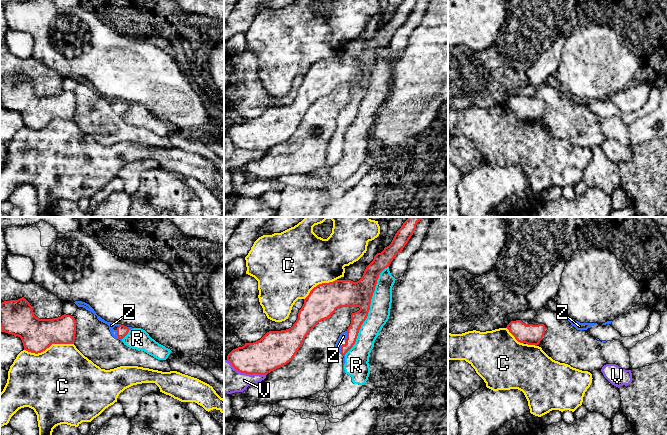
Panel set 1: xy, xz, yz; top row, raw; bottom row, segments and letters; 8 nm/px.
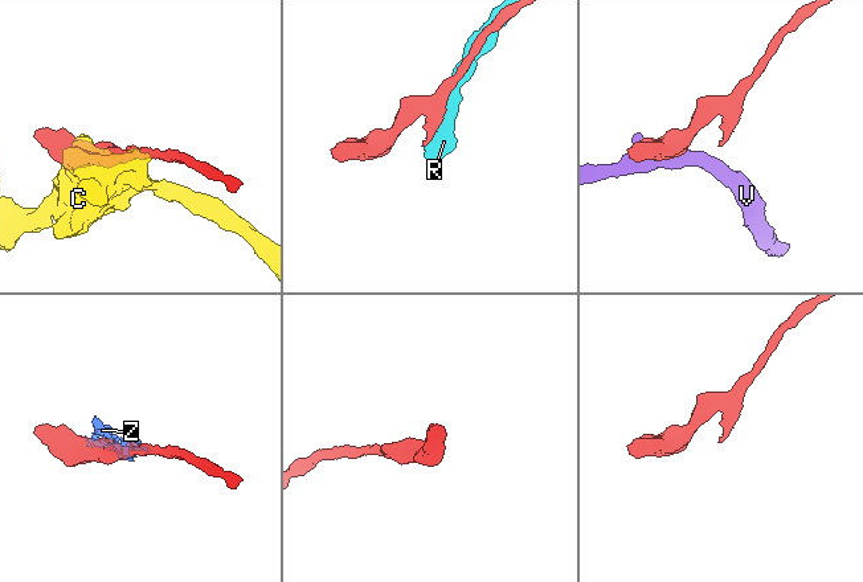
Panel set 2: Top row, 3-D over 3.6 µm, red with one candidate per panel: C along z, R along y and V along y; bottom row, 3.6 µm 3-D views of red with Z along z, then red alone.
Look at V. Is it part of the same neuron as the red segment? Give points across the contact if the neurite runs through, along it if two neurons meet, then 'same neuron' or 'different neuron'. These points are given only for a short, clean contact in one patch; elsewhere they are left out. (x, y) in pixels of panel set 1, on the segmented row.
different neuron

